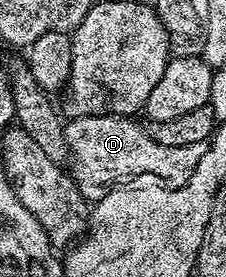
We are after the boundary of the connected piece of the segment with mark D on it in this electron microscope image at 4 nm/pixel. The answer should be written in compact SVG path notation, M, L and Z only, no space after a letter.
M85 115L84 117L73 117L70 118L64 124L63 134L65 135L65 143L67 144L67 155L69 158L69 172L71 178L77 183L77 187L81 191L81 195L89 203L100 201L104 195L106 195L111 189L122 186L130 177L143 177L139 179L150 179L152 182L165 185L169 189L176 189L182 185L186 185L189 175L193 175L193 171L197 167L197 163L201 163L201 155L205 155L207 150L204 142L189 143L187 147L161 147L161 143L153 143L153 139L149 139L146 128L142 124L138 125L138 120L129 117L114 117L113 115Z

